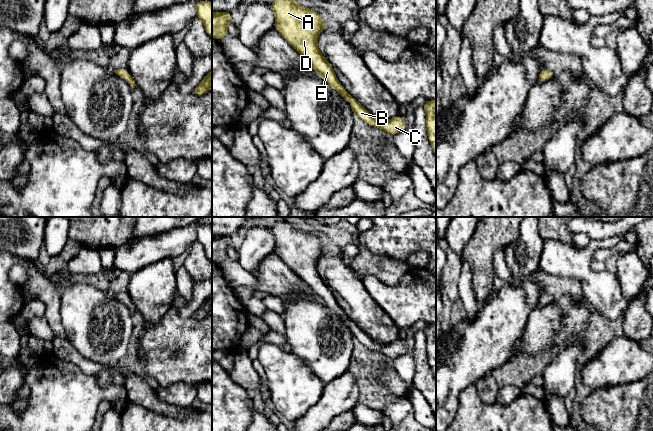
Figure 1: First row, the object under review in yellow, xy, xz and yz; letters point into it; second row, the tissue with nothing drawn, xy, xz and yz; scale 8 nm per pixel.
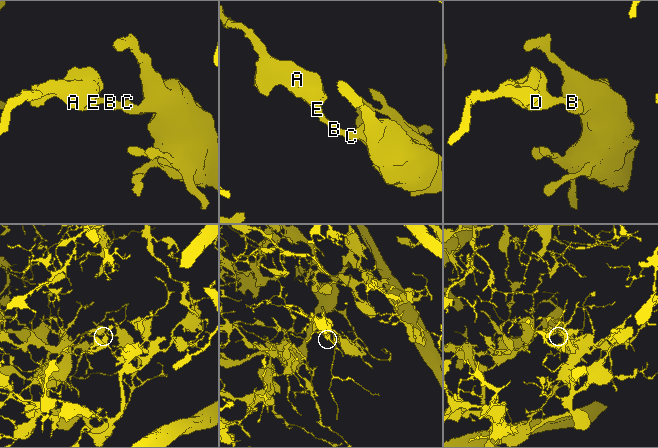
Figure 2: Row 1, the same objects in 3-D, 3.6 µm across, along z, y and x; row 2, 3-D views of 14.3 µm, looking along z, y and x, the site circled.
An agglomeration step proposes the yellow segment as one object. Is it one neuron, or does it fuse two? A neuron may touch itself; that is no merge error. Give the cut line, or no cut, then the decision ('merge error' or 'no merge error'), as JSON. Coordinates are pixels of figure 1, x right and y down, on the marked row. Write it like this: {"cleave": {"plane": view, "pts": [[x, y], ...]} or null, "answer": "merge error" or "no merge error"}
{"cleave": null, "answer": "no merge error"}

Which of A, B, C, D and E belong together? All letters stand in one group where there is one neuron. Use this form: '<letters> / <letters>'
A B C D E

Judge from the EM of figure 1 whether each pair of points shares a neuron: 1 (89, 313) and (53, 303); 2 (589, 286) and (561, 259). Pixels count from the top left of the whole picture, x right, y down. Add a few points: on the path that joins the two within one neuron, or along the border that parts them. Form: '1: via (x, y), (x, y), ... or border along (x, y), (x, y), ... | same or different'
1: border along (59, 293), (60, 318), (64, 328) | different
2: via (585, 278), (569, 262) | same

